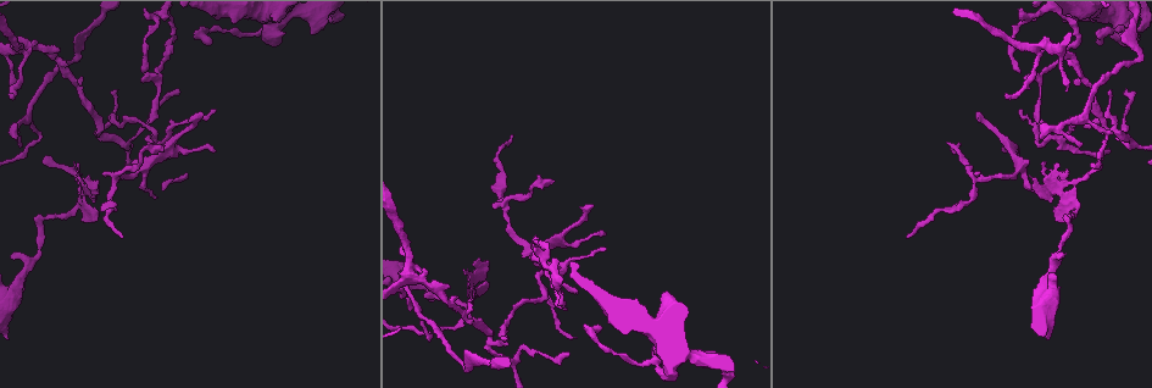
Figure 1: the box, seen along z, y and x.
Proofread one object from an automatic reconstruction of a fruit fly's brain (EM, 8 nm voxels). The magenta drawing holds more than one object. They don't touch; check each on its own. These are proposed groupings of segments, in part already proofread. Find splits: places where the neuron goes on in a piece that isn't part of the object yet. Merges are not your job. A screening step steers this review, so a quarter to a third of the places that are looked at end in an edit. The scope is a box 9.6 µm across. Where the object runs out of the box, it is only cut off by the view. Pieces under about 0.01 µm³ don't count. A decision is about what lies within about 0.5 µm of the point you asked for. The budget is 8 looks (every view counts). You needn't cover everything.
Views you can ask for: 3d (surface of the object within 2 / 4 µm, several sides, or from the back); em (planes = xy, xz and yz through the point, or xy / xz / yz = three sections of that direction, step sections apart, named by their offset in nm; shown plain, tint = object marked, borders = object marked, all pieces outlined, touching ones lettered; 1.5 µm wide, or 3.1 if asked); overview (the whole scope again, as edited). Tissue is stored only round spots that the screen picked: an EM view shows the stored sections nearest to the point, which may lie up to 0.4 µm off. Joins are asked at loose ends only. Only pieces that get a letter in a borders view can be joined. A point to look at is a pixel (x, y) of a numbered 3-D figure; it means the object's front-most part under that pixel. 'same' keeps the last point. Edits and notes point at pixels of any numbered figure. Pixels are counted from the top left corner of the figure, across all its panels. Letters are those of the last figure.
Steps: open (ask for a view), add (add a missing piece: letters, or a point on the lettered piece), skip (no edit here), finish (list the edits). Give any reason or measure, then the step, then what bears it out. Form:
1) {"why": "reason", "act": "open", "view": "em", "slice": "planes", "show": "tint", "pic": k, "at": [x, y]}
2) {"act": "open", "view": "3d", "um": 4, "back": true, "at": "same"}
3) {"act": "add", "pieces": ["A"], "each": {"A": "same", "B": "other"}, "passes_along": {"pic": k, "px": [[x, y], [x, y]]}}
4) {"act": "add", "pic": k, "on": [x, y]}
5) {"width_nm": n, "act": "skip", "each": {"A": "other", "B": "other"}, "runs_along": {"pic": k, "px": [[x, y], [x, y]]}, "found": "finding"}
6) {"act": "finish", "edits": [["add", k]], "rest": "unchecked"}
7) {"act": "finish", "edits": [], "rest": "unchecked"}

{"act": "open", "view": "em", "slice": "yz", "step": 4, "show": "borders", "pic": 1, "at": [42, 160]}

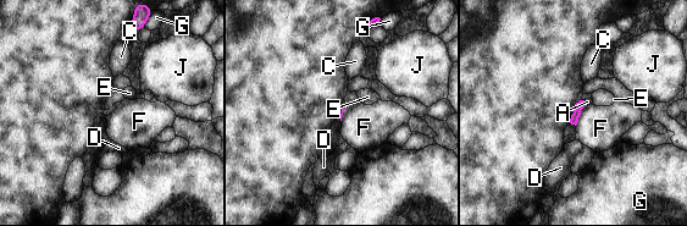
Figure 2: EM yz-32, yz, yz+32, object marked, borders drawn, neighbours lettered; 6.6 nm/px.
{"why": "another direction", "act": "open", "view": "em", "slice": "planes", "show": "borders", "at": "same"}

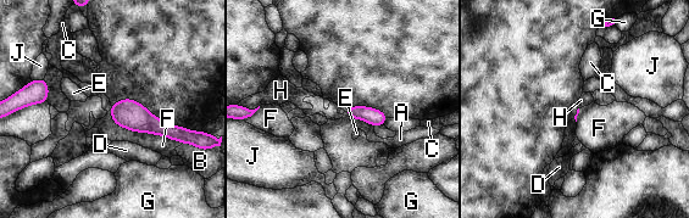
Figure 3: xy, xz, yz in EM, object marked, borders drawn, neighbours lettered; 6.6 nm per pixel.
{"act": "skip", "each": {"A": "other", "B": "other", "C": "other", "D": "other", "E": "other", "F": "other", "G": "other", "H": "other", "J": "other"}, "border": {"pic": 3, "px": [[111, 106], [109, 110]]}, "found": "none of them fits"}

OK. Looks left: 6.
{"why": "branch stops here", "act": "open", "view": "3d", "um": 4, "pic": 1, "at": [1110, 150]}

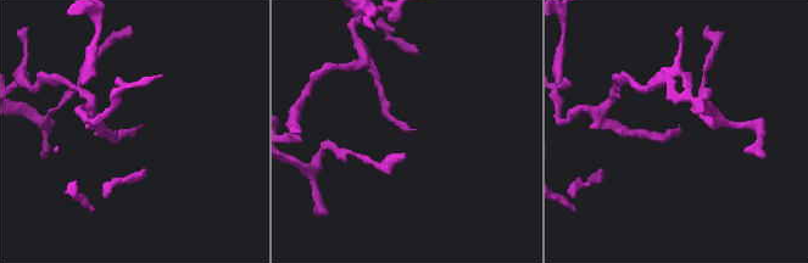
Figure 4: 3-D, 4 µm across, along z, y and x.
{"why": "need the tissue", "act": "open", "view": "em", "slice": "xz", "step": 8, "show": "tint", "pic": 4, "at": [141, 126]}

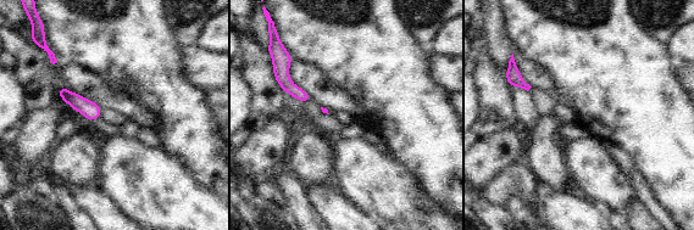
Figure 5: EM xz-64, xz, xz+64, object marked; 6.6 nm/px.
{"why": "another direction", "act": "open", "view": "em", "slice": "planes", "show": "borders", "at": "same"}

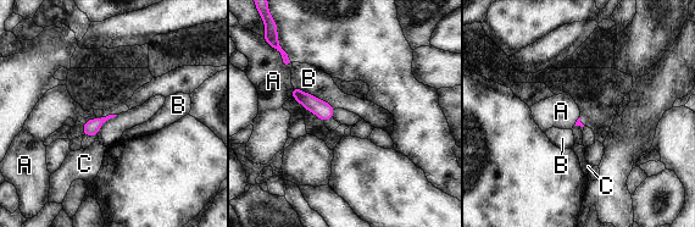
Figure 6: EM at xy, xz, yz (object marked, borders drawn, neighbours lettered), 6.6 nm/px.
{"act": "skip", "each": {"A": "other", "B": "other", "C": "other"}, "border": {"pic": 6, "px": [[281, 62], [284, 66], [292, 65]]}, "found": "no lettered piece goes on from it"}

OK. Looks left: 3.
{"why": "stops while still wide", "act": "open", "view": "em", "slice": "xy", "step": 8, "show": "tint", "pic": 1, "at": [664, 292]}

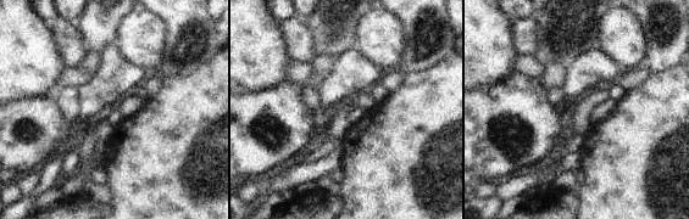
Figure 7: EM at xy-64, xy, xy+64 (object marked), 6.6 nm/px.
{"why": "cut it another way", "act": "open", "view": "em", "slice": "planes", "show": "tint", "at": "same"}

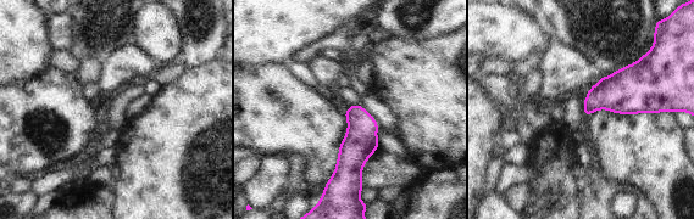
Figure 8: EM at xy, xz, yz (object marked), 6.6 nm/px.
{"act": "open", "view": "em", "slice": "planes", "show": "borders", "at": "same"}

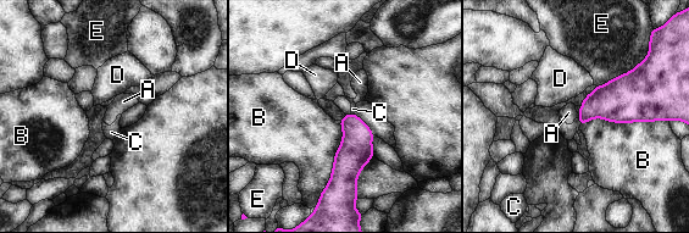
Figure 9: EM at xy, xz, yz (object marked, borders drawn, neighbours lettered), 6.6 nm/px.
{"act": "skip", "each": {"A": "other", "B": "other", "C": "other", "D": "other", "E": "other"}, "border": {"pic": 9, "px": [[350, 112], [345, 115]]}, "found": "none of them fits"}

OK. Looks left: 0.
{"act": "finish", "edits": [], "rest": "unchecked"}

